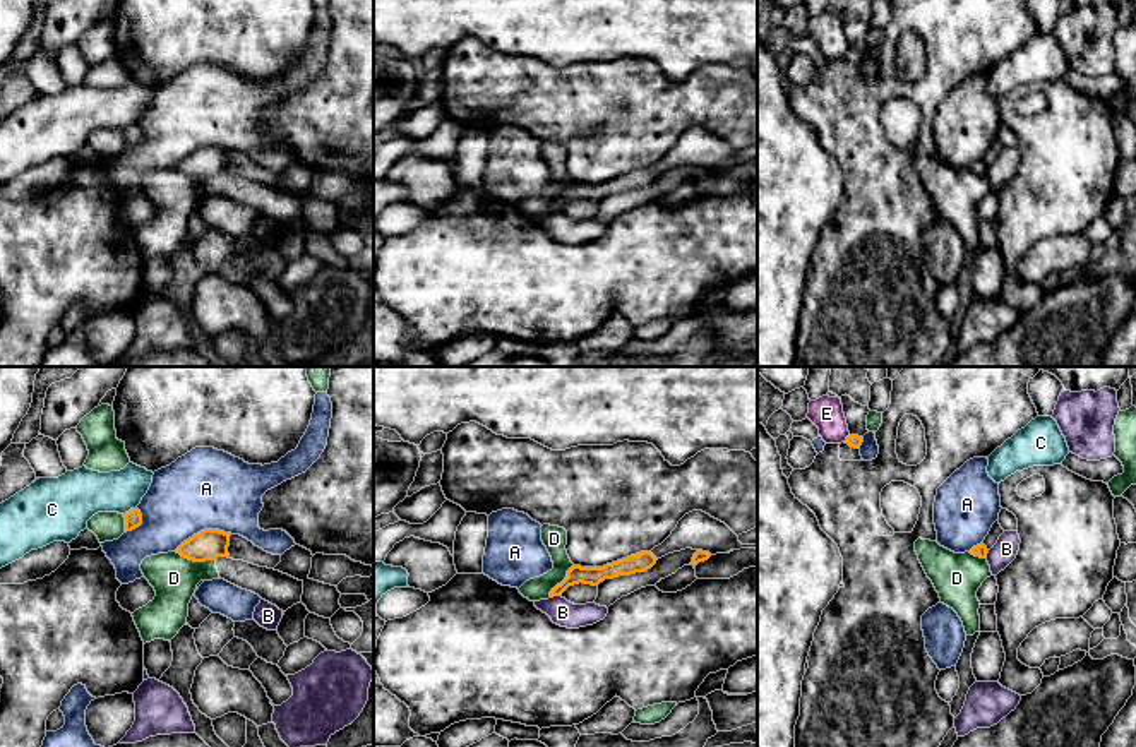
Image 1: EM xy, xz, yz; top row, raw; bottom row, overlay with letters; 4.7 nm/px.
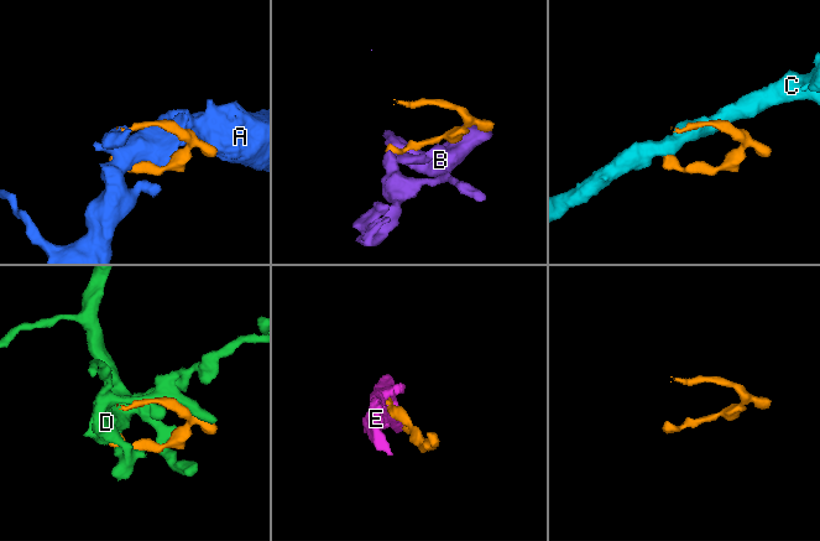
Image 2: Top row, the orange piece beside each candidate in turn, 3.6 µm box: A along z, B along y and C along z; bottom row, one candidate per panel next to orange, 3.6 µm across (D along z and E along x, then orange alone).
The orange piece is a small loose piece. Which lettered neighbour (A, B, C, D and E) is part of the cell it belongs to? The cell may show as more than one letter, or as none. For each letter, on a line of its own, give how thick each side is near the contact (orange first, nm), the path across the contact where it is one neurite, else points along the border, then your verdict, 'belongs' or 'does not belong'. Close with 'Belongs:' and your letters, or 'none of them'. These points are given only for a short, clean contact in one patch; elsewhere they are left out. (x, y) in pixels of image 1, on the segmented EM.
A: 140/380 nm | does not belong
B: 90/120 nm | along xz (561, 595), (552, 598) | does not belong
C: 80/240 nm | along xy (136, 507), (124, 514) | does not belong
D: 140/220 nm | belongs
E: 60/160 nm | does not belong
Belongs: D

